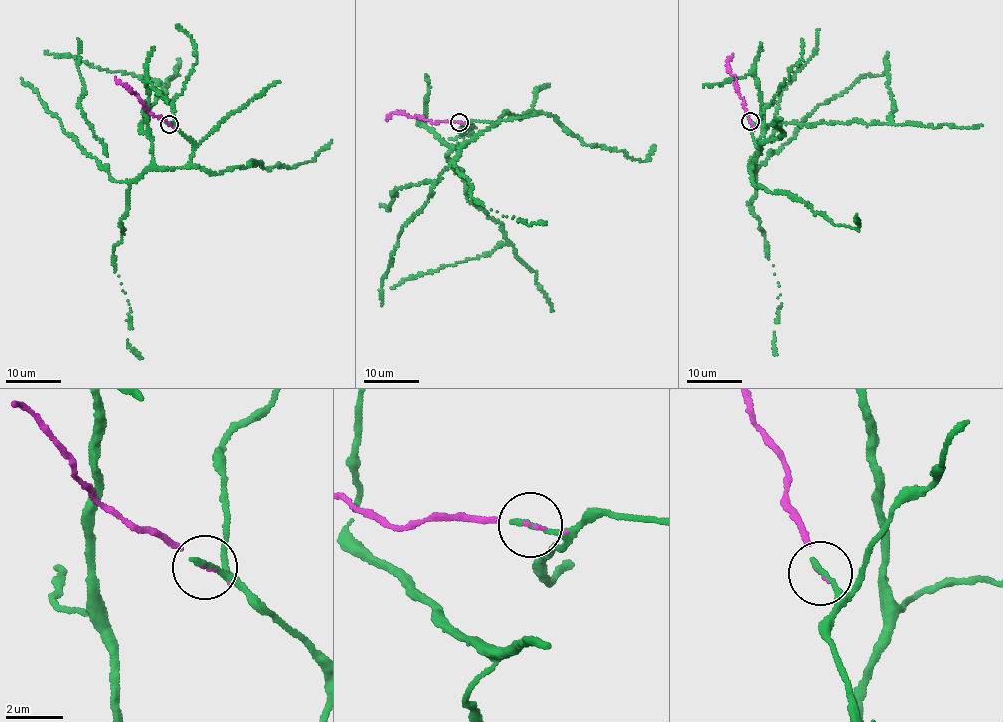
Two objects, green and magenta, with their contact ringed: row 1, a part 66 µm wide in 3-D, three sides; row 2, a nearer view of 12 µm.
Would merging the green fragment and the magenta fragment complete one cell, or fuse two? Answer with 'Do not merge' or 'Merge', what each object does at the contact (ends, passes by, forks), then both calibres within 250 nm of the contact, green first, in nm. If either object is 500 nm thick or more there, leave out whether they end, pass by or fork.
Merge. At the ring green ends. At the ring magenta passes by. Thickness 240 nm (green) against 60 nm

